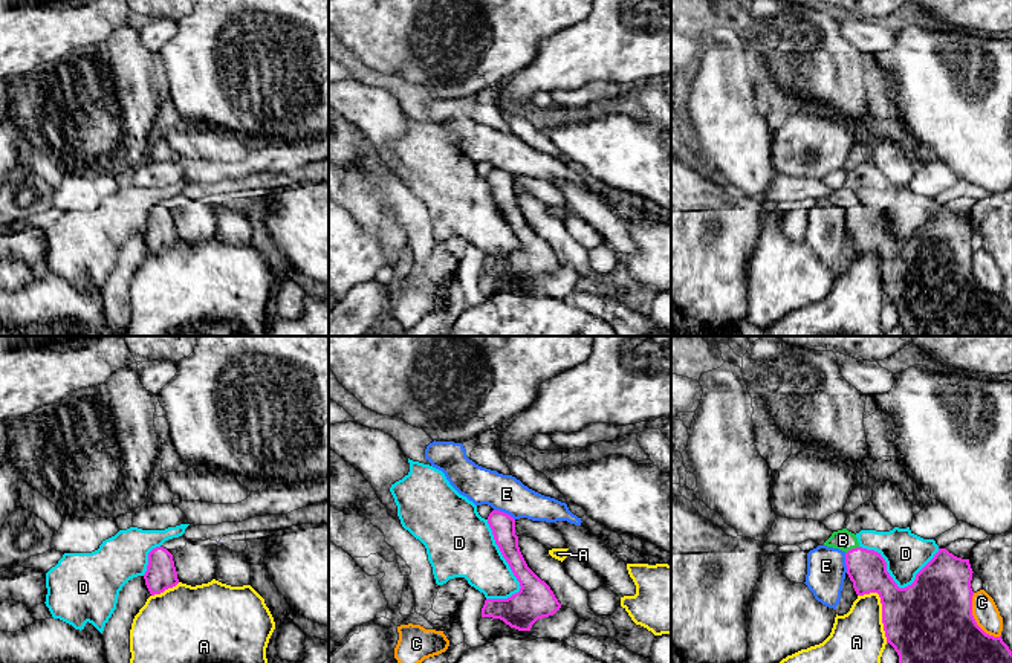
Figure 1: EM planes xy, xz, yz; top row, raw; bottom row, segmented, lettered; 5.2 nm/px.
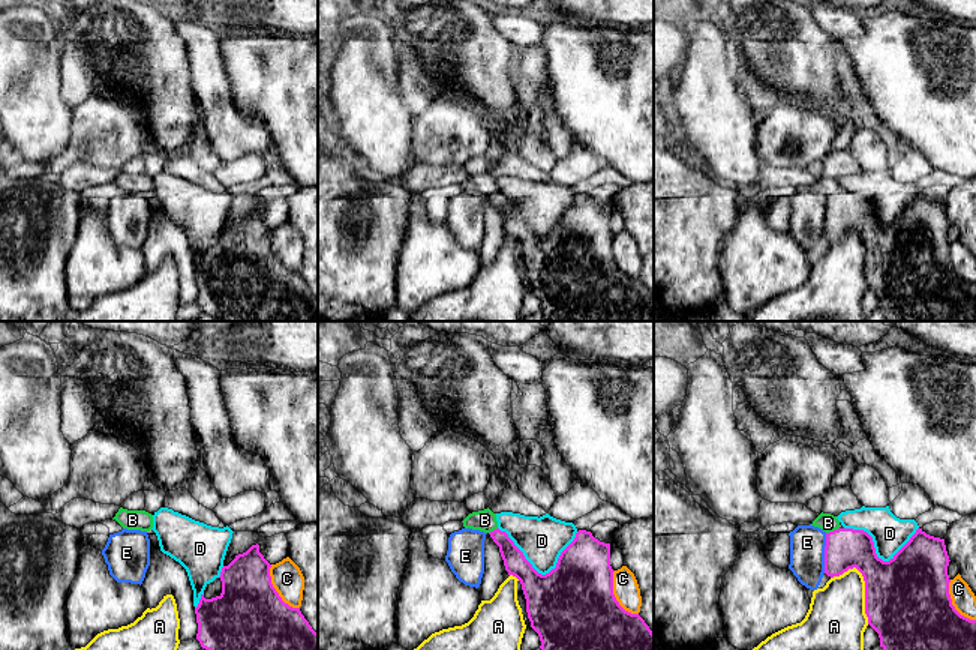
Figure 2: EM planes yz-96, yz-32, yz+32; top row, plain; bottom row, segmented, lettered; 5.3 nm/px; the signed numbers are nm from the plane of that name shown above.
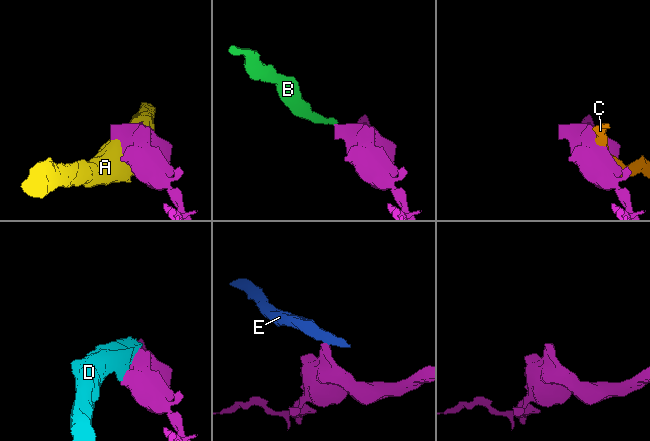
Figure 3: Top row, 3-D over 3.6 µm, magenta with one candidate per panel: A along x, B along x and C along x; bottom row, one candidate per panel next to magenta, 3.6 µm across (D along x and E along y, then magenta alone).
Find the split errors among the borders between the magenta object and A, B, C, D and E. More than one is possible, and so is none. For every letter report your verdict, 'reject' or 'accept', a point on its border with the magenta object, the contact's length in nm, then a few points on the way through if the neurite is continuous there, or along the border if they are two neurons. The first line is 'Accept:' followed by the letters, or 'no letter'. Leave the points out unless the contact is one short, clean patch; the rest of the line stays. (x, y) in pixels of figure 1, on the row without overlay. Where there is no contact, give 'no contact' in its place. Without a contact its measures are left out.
Accept: B
A: reject; meets magenta in yz at (882, 266); contact 300 nm long
B: accept; meets magenta in yz at (852, 206); contact 80 nm long; runs through yz (867, 228), (852, 206), (843, 197)
C: reject; meets magenta in yz at (974, 277); contact 280 nm long
D: reject; meets magenta in xz at (506, 219); contact 440 nm long
E: reject; meets magenta in xz at (503, 170); contact 130 nm long; border along xz (494, 167), (506, 170), (514, 177)

